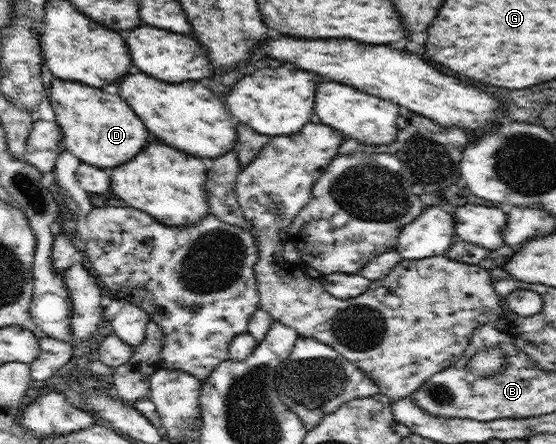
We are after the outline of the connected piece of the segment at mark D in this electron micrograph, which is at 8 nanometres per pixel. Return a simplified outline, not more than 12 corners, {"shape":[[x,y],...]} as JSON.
{"shape":[[57,77],[66,149],[110,171],[153,137],[119,94]]}

